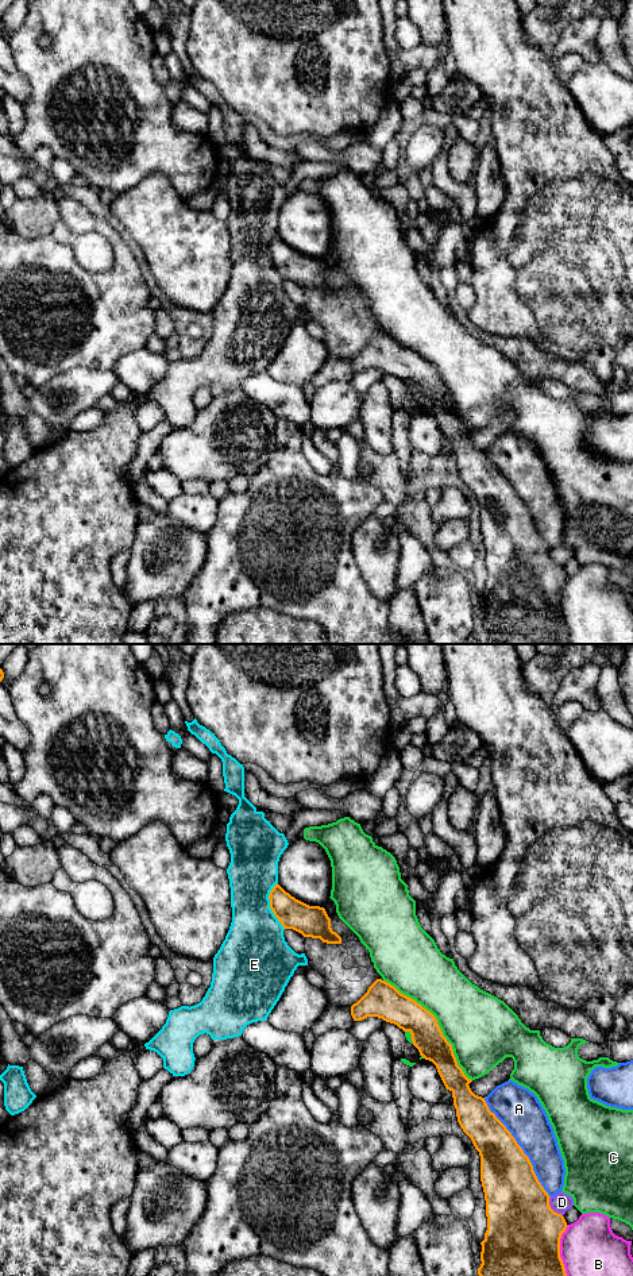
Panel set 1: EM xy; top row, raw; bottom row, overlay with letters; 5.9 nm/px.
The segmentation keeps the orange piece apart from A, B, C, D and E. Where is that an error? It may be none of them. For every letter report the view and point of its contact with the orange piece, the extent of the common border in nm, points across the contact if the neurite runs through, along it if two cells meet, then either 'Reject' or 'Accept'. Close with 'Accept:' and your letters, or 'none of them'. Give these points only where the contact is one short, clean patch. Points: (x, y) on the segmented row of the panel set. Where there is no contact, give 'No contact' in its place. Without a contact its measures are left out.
A: Touches orange at xy (521, 1148). Shared border 700 nm. Reject
B: Touches orange at xy (559, 1251). Shared border 300 nm. Reject
C: Touches orange at xy (437, 1024). Shared border 800 nm. Reject
D: Touches orange at xy (549, 1207). Shared border 140 nm. Reject
E: Touches orange at xy (270, 906). Shared border 280 nm. Reject
Accept: none of them

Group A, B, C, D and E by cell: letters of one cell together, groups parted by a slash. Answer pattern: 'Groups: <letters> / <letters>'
Groups: A / B / C / D / E

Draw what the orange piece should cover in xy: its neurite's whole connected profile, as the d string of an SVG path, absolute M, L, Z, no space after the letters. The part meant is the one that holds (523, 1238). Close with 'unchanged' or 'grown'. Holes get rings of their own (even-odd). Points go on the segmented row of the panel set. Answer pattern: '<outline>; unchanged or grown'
M377 979L367 992L351 1006L354 1021L378 1017L412 1034L420 1055L432 1061L452 1092L456 1117L480 1156L480 1181L486 1200L487 1230L480 1242L479 1276L567 1276L560 1257L560 1238L567 1229L561 1214L549 1206L549 1195L539 1181L529 1157L506 1126L490 1111L485 1098L475 1095L463 1069L458 1065L452 1045L443 1036L436 1017L414 999L401 994L390 983Z; unchanged

